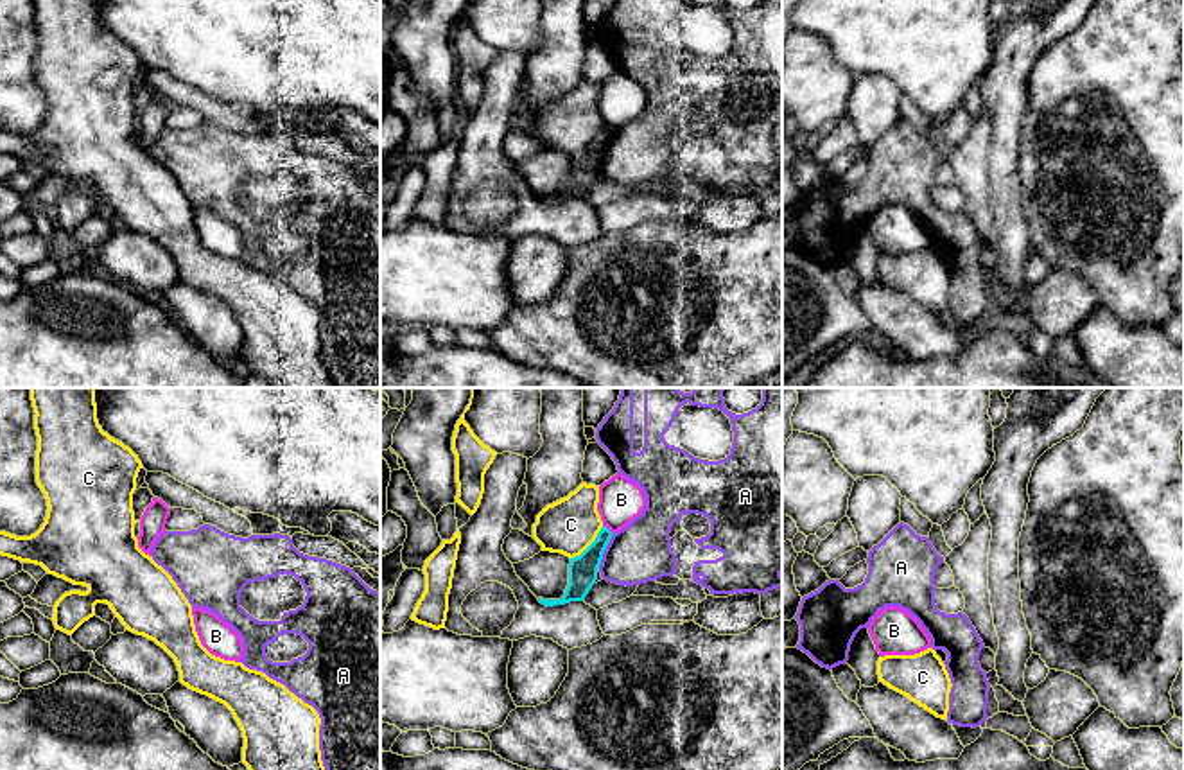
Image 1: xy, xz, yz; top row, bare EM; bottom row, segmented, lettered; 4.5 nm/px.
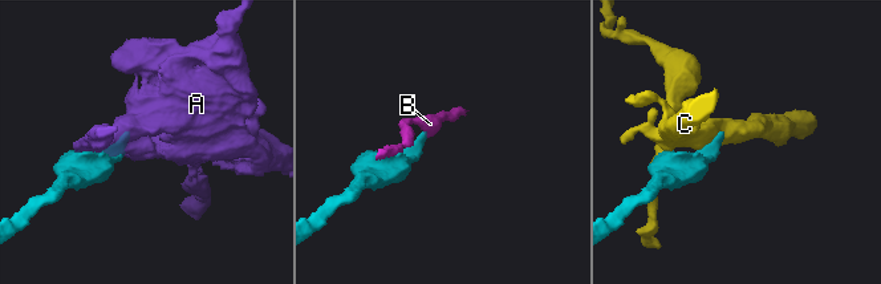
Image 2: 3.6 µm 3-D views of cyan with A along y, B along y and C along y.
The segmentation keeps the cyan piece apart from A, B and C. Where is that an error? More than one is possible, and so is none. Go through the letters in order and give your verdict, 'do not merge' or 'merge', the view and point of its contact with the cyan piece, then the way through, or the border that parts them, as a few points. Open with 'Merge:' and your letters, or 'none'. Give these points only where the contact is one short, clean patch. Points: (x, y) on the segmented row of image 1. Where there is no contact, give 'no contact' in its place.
Merge: none
A: do not merge; contact xz (603, 551)
B: do not merge; contact xz (609, 530)
C: do not merge; contact xz (591, 544)

